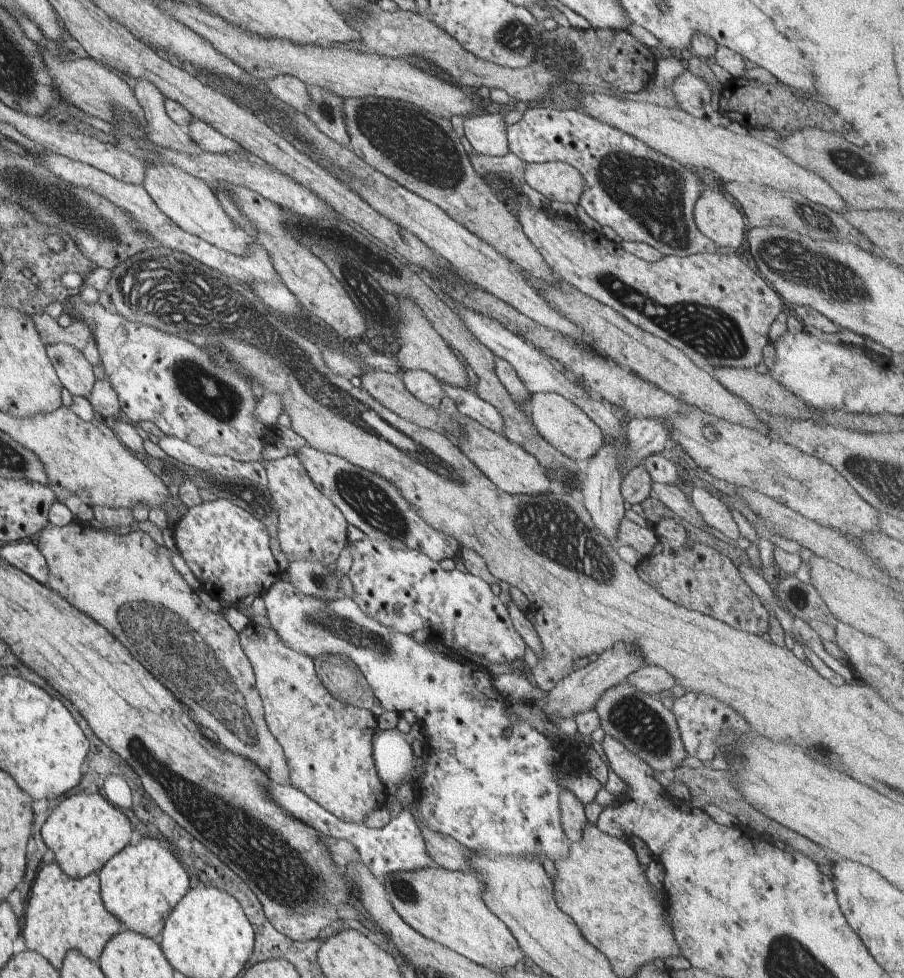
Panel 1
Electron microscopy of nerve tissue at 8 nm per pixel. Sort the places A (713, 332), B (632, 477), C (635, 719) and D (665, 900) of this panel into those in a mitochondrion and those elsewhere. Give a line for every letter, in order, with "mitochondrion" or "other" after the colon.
A: mitochondrion
B: other
C: mitochondrion
D: other

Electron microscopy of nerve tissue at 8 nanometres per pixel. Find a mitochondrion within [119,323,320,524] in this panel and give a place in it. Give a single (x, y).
(220, 399)

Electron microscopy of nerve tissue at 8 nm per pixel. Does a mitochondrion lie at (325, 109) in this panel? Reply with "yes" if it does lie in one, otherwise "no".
yes

